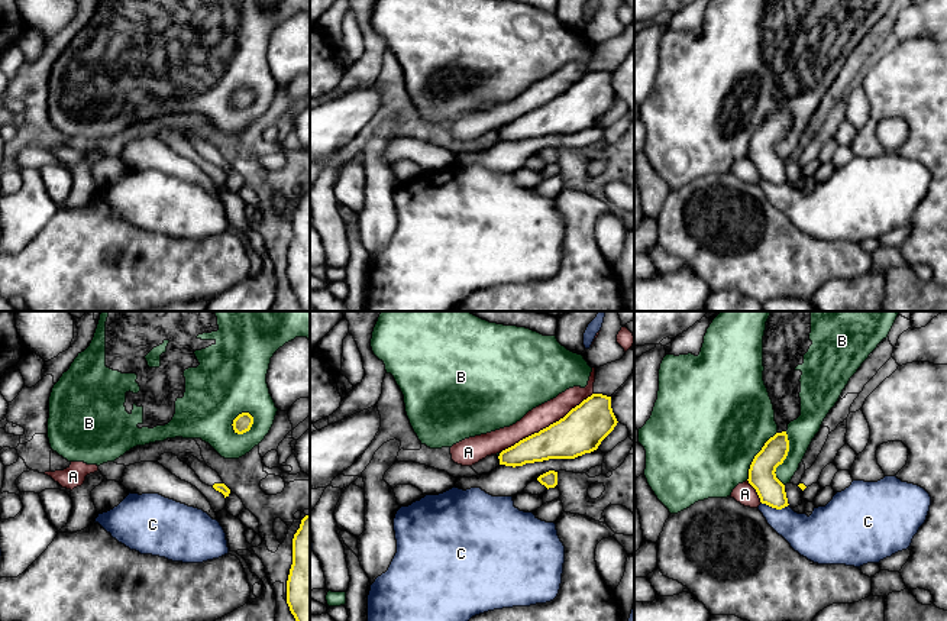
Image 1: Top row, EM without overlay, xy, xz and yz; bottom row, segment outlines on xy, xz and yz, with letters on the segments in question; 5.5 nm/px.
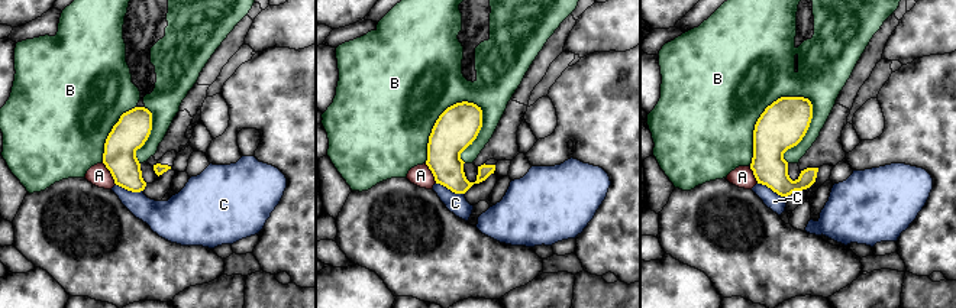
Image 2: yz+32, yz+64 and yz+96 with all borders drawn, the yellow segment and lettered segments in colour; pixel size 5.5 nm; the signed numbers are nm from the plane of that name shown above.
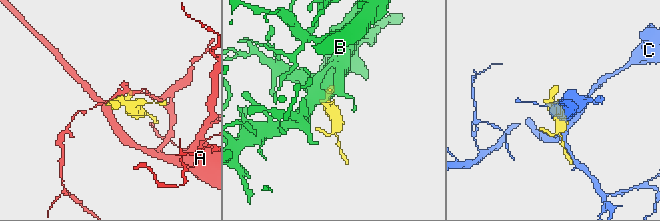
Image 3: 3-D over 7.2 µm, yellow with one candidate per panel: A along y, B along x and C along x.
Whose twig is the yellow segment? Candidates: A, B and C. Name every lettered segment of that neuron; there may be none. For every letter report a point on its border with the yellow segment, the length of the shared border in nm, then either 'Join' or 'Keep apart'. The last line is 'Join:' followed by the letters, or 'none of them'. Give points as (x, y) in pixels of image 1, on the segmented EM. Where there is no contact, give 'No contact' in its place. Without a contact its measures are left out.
A: Touches yellow at xz (546, 427). Shared border 600 nm. Keep apart
B: Touches yellow at xy (233, 420). Shared border 150 nm. Keep apart
C: Touches yellow at yz (775, 507). Shared border 150 nm. Keep apart
Join: none of them

